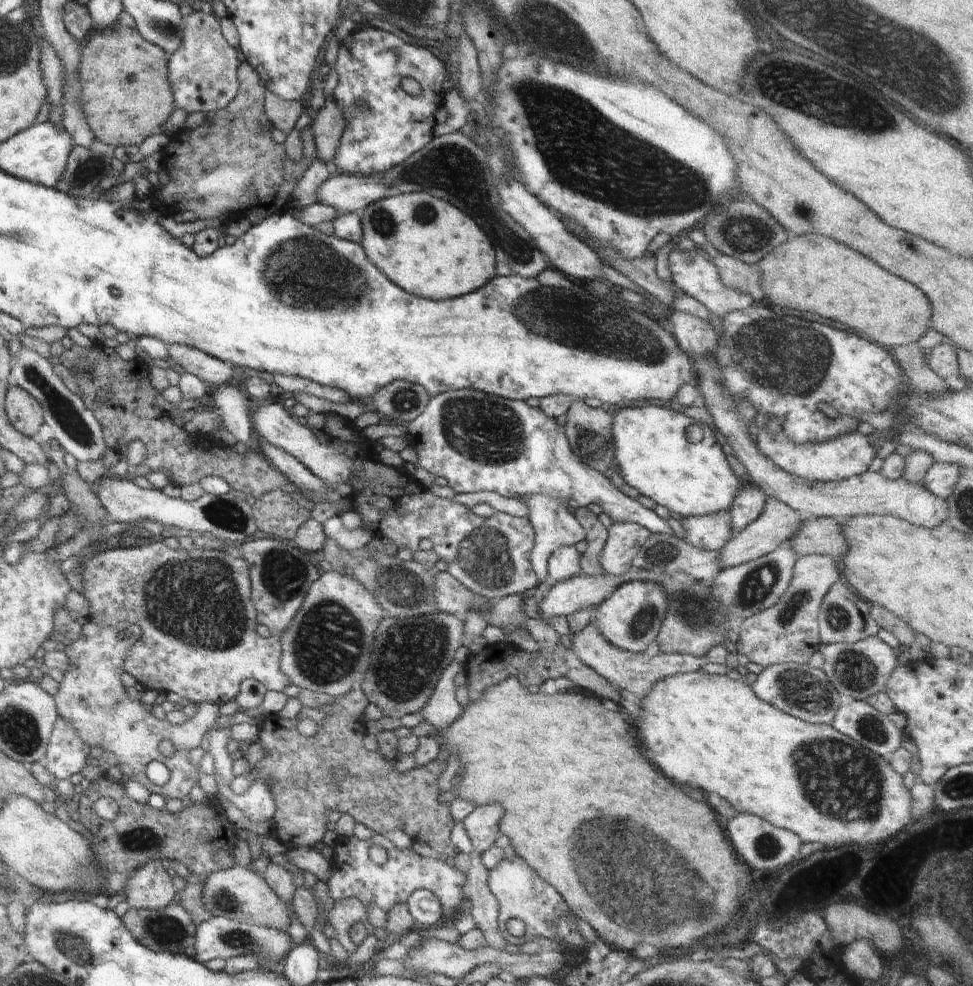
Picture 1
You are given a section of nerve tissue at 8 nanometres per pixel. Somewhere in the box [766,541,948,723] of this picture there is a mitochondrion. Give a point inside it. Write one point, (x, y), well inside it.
(800, 690)

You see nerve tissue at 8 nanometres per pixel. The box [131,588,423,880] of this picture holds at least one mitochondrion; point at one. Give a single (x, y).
(328, 649)

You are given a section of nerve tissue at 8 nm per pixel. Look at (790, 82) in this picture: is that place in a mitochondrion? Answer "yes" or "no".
yes

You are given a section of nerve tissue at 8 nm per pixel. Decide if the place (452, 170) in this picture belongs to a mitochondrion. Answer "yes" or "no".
yes

